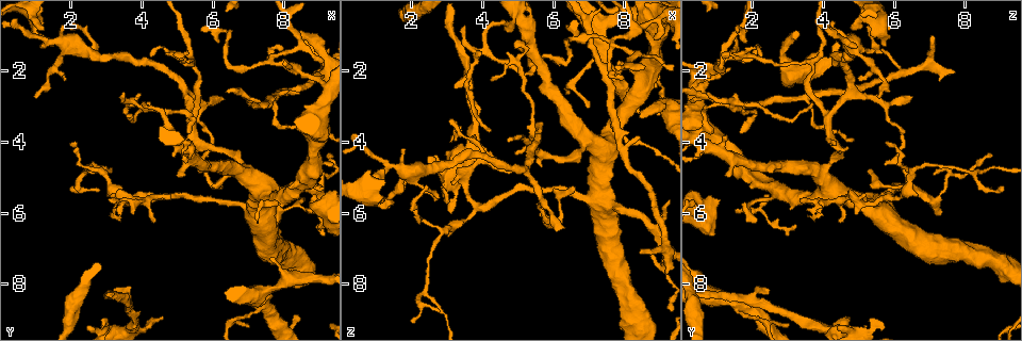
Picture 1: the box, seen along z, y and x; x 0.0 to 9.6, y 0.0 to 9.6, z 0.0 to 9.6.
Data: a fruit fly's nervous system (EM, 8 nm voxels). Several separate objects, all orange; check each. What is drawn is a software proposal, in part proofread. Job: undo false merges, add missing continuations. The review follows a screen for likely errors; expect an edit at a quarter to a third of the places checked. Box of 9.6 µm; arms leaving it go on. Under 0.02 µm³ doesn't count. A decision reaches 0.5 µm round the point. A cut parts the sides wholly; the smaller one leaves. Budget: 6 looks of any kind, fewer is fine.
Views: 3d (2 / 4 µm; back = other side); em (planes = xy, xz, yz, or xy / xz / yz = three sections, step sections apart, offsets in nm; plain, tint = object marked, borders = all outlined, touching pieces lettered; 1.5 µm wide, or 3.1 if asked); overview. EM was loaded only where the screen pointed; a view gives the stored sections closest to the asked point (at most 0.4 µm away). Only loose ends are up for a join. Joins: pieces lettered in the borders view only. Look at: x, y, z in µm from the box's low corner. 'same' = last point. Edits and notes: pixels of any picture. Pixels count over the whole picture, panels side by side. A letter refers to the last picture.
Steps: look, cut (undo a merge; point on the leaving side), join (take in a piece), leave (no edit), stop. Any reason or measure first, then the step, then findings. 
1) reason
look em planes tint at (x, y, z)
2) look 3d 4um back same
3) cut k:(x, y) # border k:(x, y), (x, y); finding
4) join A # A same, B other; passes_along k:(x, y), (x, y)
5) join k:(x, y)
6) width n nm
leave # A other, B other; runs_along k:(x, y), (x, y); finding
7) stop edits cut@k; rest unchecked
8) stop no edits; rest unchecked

look 3d 4um at (0.95, 2.80, 5.55)

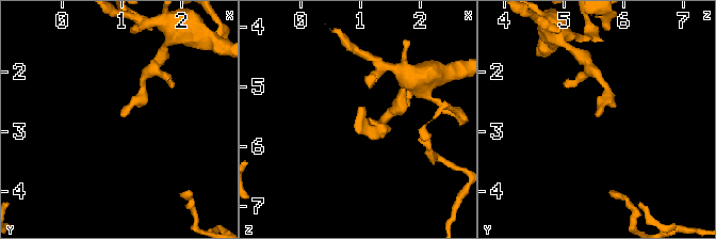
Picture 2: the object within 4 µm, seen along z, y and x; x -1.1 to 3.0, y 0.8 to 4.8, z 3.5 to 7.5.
need the tissue
look em xy step 4 tint at (1.00, 2.75, 5.55)

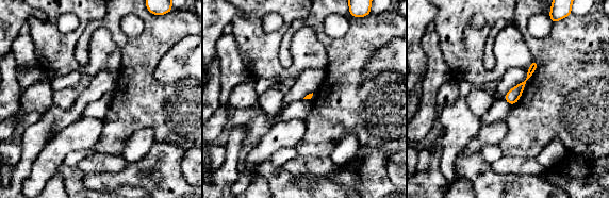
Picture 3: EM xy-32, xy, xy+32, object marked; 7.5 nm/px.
another direction
look em planes borders same

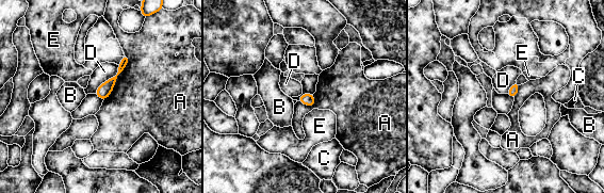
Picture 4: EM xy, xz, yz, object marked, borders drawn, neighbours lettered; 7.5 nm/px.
longest_contact A 400 nm
leave # A other, B other, C other, D other, E other; no lettered piece goes on from it

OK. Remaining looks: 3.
an open end
look em planes borders at (8.50, 1.00, 7.10)

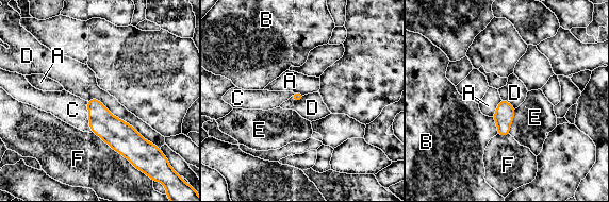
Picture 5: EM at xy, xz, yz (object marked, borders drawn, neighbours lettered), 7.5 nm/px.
longest_contact D 650 nm
join C # A other, B other, C same, D other, E other, F other; the neuron continues

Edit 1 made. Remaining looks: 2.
redraw
look overview

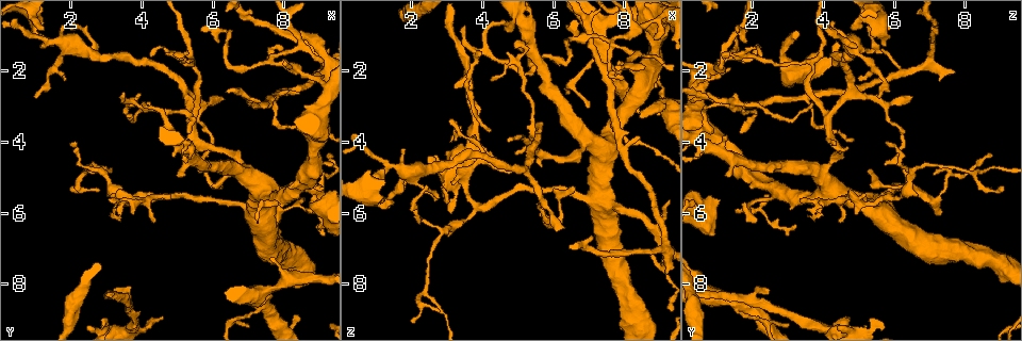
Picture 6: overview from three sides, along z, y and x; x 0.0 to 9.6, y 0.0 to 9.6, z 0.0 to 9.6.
an open end
look em planes borders at (8.40, 0.90, 3.25)

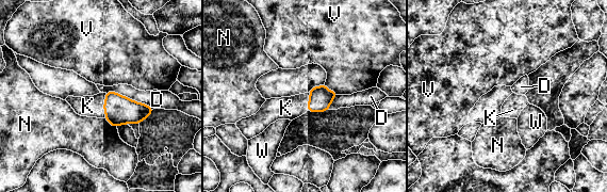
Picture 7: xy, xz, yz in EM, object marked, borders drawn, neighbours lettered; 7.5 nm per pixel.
join K # D other, K same, N other, V other, W other; it goes on there

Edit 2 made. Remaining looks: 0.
stop edits join@5, join@7; rest unchecked

